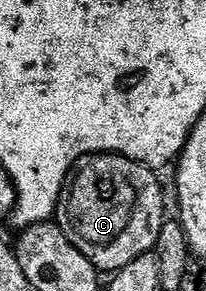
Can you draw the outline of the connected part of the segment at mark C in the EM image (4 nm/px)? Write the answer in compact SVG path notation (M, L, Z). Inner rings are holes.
M83 155L72 167L54 222L97 271L115 273L130 265L134 257L155 252L158 233L166 222L164 191L156 175L153 168L121 155Z

